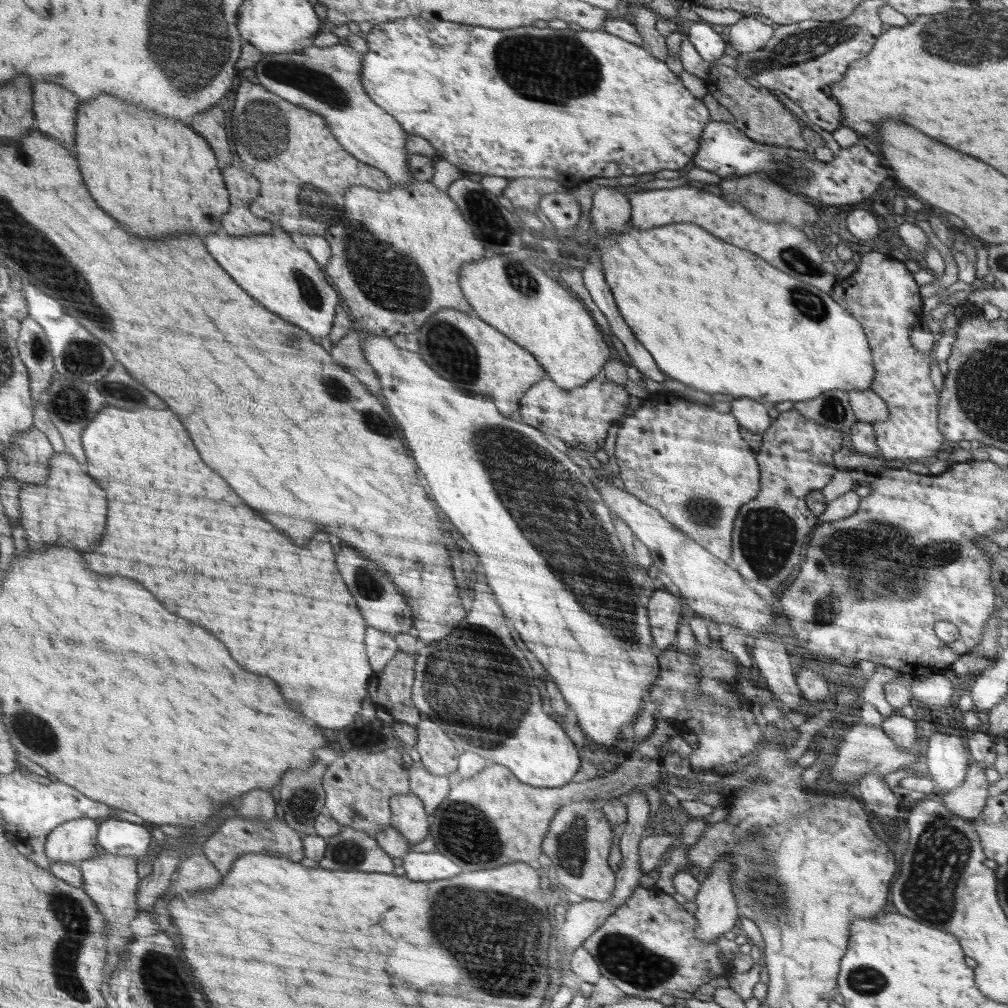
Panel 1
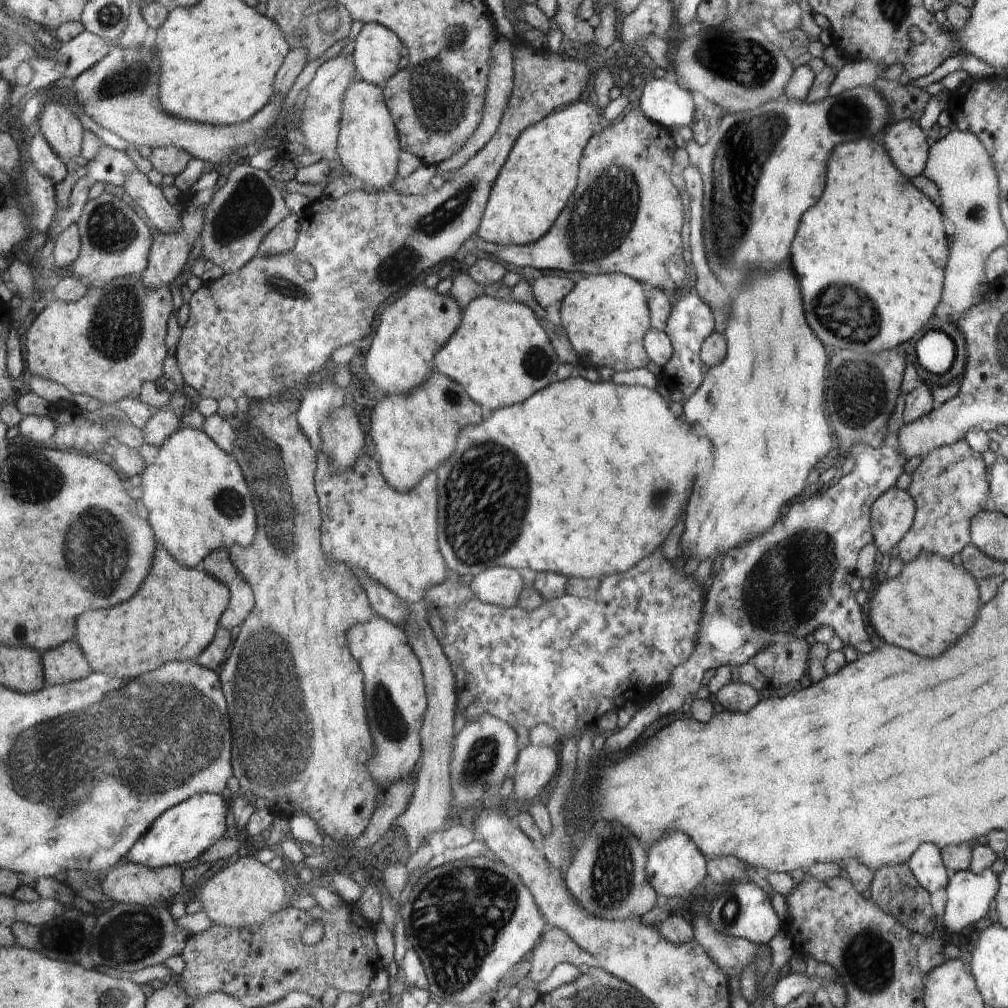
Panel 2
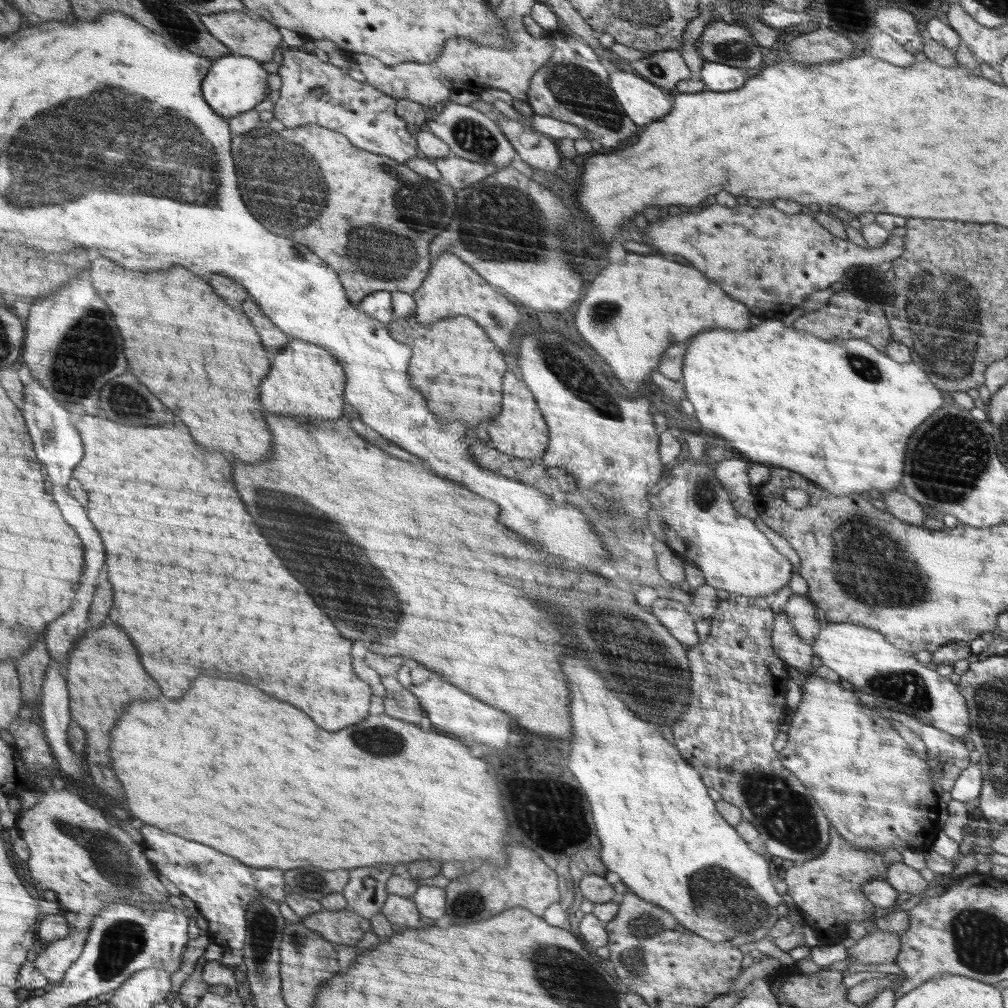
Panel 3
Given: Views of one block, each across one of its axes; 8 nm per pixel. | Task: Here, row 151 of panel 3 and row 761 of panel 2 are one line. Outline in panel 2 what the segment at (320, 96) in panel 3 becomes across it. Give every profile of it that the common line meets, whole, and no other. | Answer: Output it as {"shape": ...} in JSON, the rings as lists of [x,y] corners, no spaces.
{"shape":[[[376,614],[372,616],[370,622],[352,624],[350,630],[346,632],[346,638],[349,639],[350,654],[354,654],[353,658],[358,658],[358,666],[362,666],[362,674],[366,674],[366,718],[370,718],[370,734],[373,735],[376,750],[376,756],[368,760],[366,768],[370,770],[370,776],[378,782],[378,786],[386,789],[392,782],[408,776],[420,758],[420,738],[418,738],[418,730],[421,730],[420,716],[422,714],[426,716],[426,711],[429,709],[426,684],[422,682],[421,661],[410,646],[405,631]]]}

